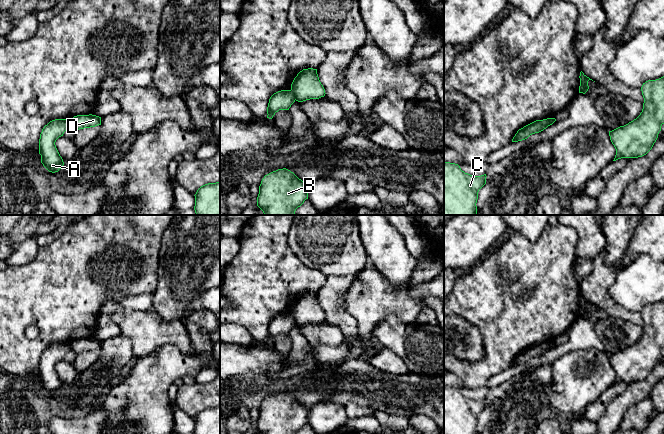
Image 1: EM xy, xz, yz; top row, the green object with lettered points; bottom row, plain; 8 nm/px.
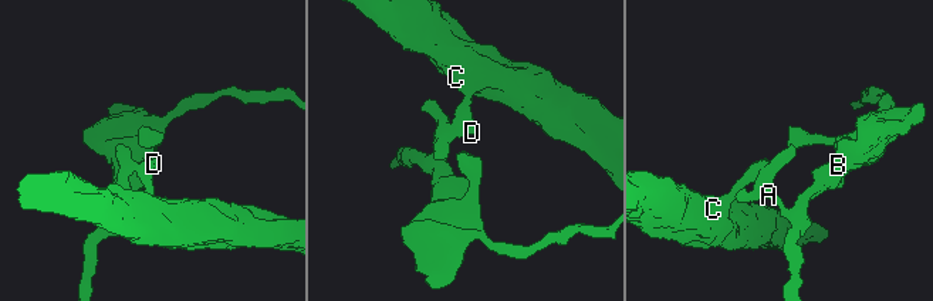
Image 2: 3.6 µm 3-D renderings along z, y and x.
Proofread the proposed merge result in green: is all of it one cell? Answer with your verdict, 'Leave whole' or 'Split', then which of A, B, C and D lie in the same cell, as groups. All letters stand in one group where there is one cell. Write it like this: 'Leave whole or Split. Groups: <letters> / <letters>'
Split. Groups: A B / C D

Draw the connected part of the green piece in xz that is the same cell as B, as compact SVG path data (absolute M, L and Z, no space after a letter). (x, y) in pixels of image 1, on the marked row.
M283 168L264 176L259 186L257 206L264 215L295 215L295 211L308 199L309 186L293 172Z

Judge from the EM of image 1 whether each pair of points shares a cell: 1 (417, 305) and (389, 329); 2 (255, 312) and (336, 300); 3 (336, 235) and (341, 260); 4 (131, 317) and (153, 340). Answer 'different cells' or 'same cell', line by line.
1: different cells
2: different cells
3: same cell
4: same cell

